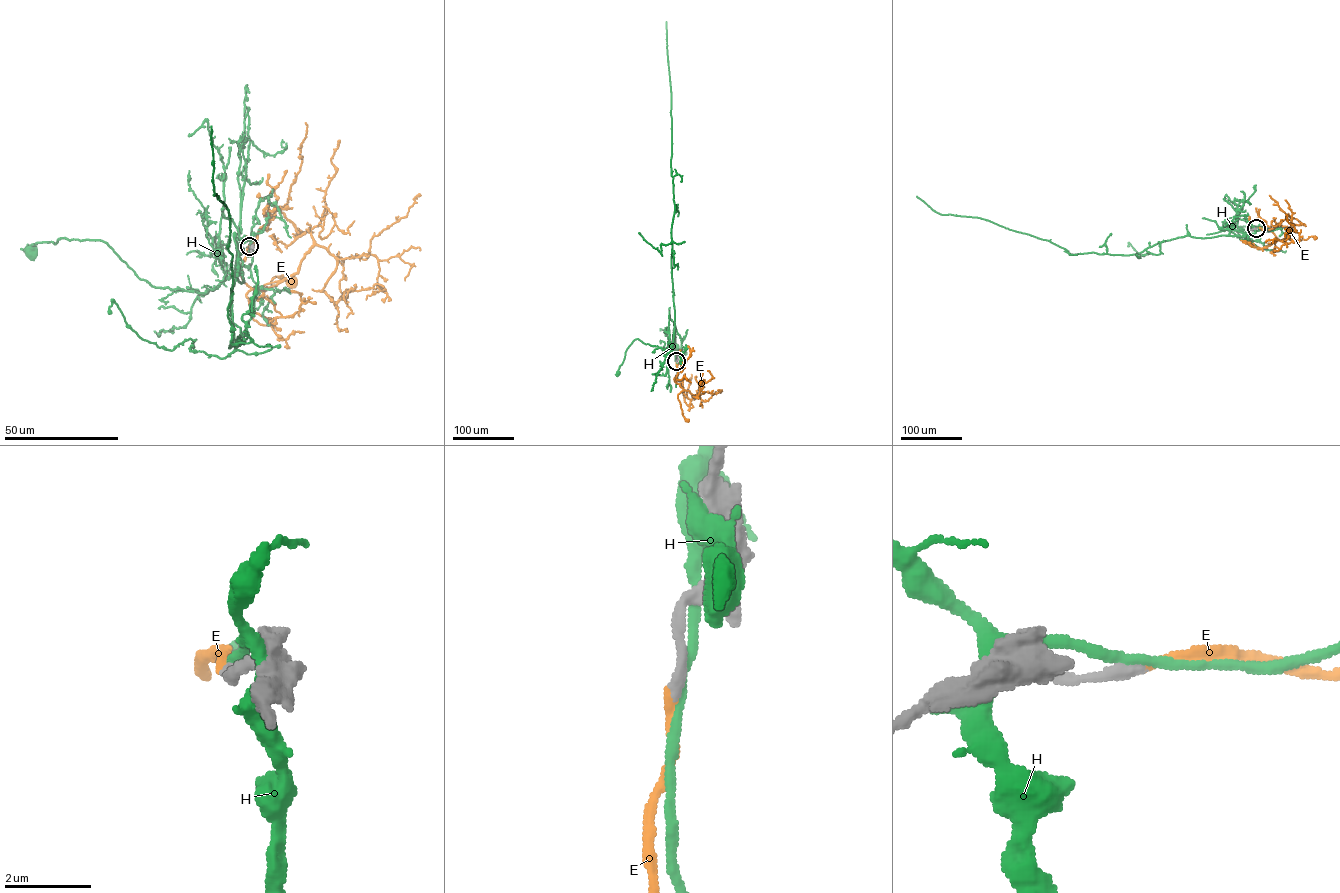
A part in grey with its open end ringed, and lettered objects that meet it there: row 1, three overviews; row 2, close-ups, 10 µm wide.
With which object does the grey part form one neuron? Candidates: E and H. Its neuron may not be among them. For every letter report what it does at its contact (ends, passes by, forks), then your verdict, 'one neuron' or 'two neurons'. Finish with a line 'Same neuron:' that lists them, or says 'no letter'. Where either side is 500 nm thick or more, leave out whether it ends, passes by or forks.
E: it ends | one neuron
H: it passes by | two neurons
Same neuron: E

